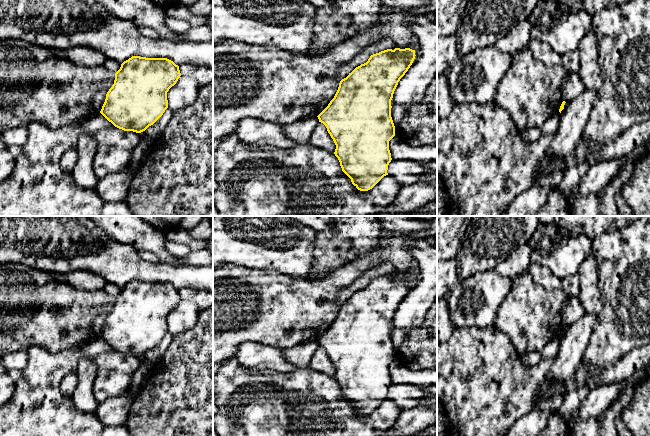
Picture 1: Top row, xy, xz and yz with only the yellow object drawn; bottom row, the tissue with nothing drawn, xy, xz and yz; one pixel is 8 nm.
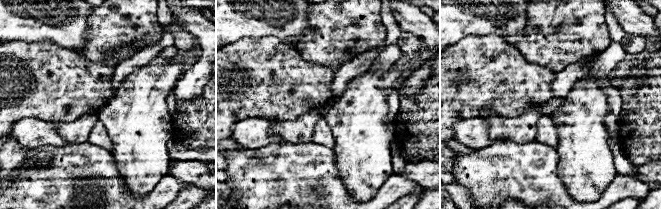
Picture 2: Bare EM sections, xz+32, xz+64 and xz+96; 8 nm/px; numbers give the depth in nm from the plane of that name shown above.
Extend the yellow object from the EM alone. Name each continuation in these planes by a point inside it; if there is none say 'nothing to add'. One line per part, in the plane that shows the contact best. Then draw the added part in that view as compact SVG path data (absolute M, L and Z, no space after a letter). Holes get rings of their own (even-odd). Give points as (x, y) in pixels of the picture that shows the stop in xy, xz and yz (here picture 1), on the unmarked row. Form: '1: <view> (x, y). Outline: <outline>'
nothing to add

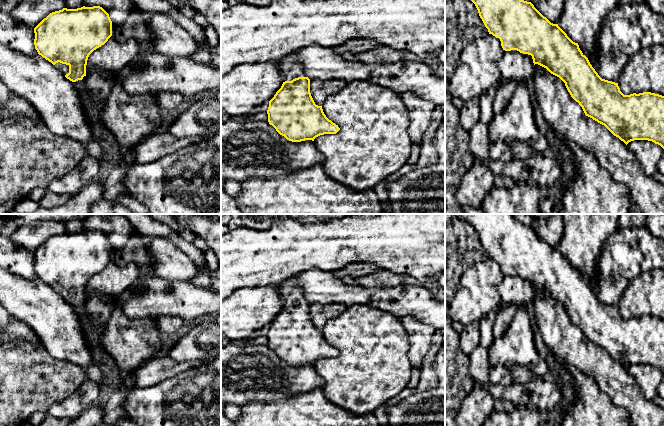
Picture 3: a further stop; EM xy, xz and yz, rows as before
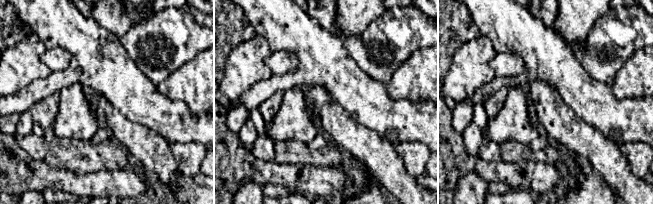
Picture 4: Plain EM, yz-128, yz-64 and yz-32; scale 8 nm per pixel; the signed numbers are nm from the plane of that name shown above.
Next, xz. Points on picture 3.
1: xz (291, 292). Outline: M295 276L286 279L279 289L280 295L283 297L283 304L292 305L298 301L307 301L302 288L297 284Z

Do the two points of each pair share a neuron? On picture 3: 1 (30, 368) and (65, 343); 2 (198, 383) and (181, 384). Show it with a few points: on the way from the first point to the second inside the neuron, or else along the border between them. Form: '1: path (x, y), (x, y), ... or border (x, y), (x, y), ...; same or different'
1: border (36, 335), (53, 357), (72, 363); different
2: path (194, 384), (185, 384); same

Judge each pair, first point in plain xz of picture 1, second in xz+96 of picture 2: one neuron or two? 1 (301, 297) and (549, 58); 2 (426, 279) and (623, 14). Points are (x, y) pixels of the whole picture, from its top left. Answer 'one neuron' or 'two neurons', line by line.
1: two neurons
2: one neuron

